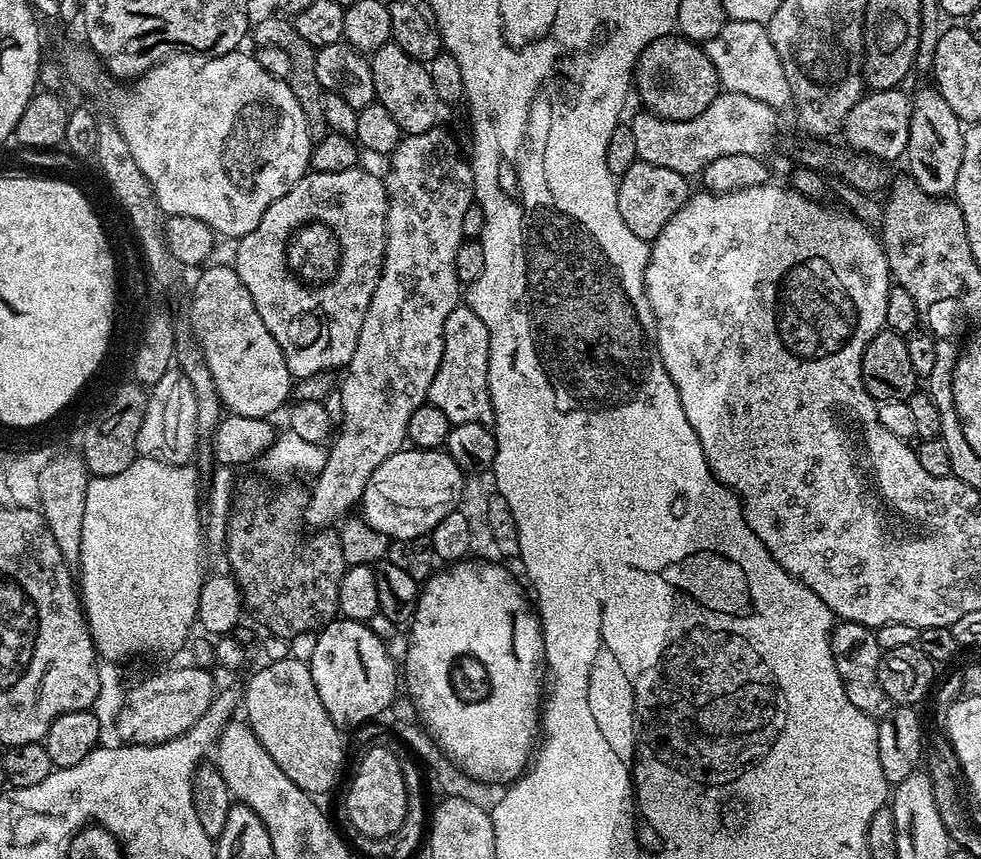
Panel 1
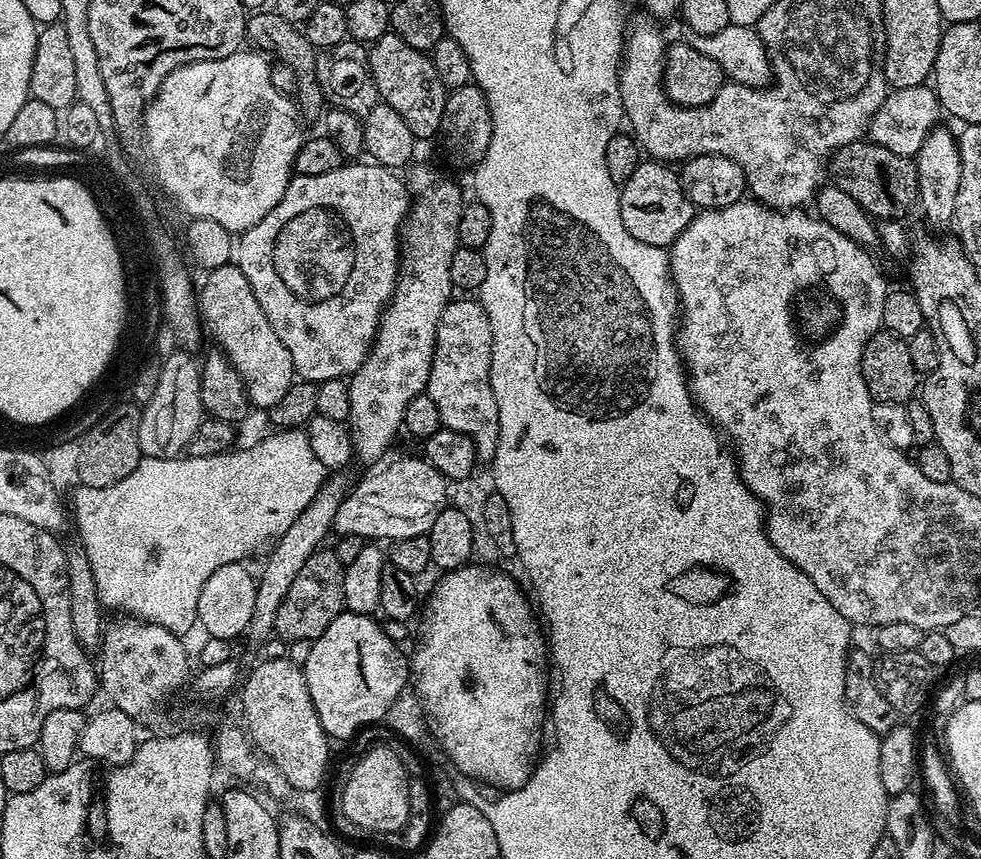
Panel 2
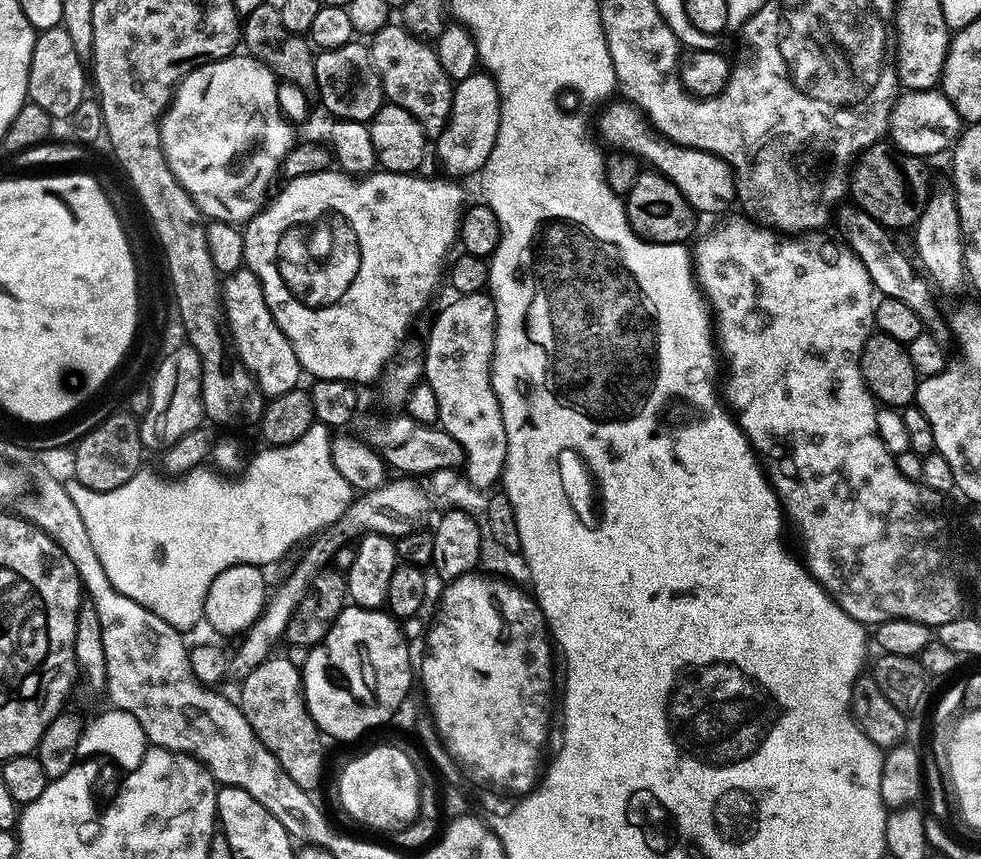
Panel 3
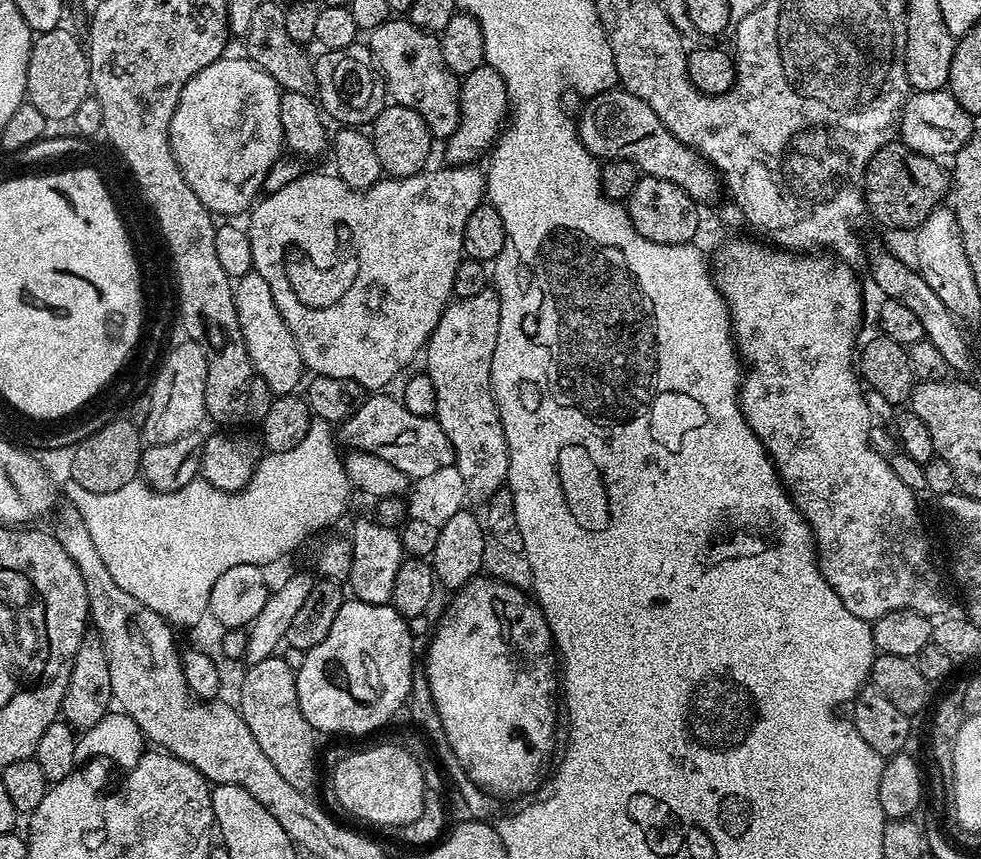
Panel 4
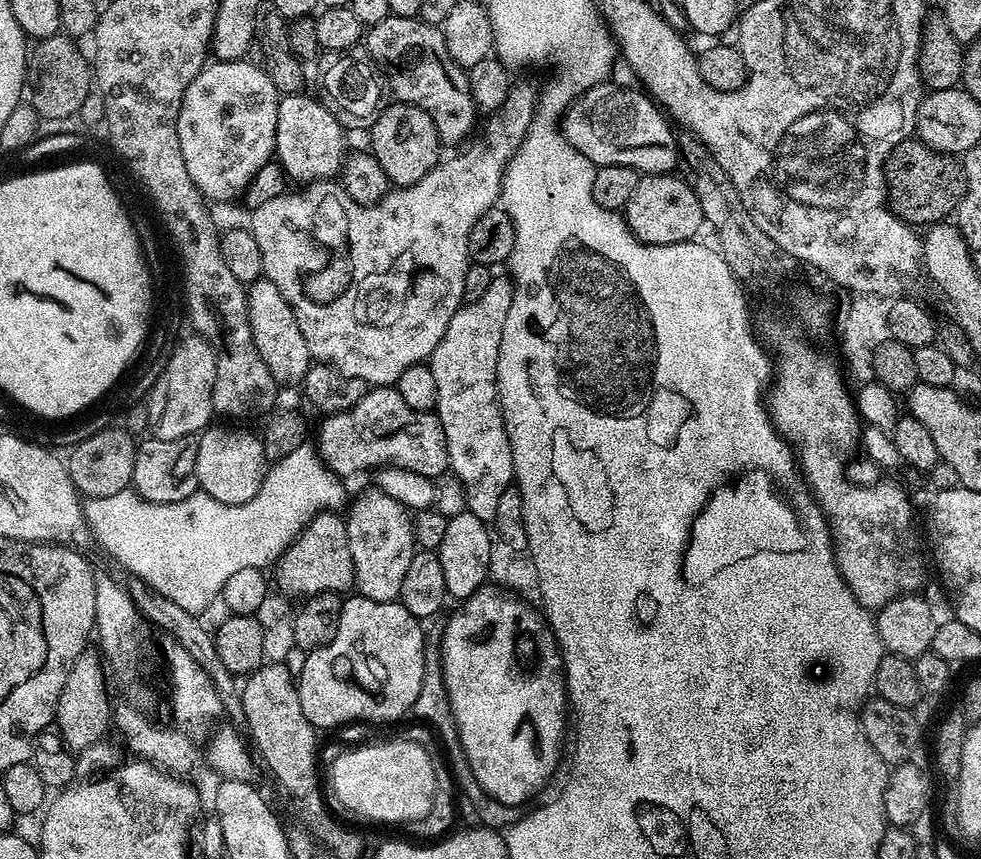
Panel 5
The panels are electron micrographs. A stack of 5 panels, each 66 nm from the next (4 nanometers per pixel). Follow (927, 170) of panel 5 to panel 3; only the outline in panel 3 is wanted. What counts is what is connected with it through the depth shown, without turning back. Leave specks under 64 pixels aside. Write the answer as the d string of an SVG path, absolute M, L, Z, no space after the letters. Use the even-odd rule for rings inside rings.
M891 143L873 144L860 153L850 169L851 203L886 229L911 229L918 222L928 201L930 183L928 184L928 172L924 169L924 164L921 157L905 156Z

